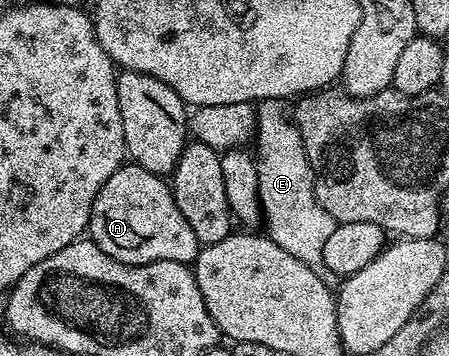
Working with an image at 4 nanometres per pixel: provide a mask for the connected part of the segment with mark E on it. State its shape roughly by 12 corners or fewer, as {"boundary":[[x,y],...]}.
{"boundary":[[280,98],[256,107],[255,157],[267,237],[319,280],[335,221]]}

